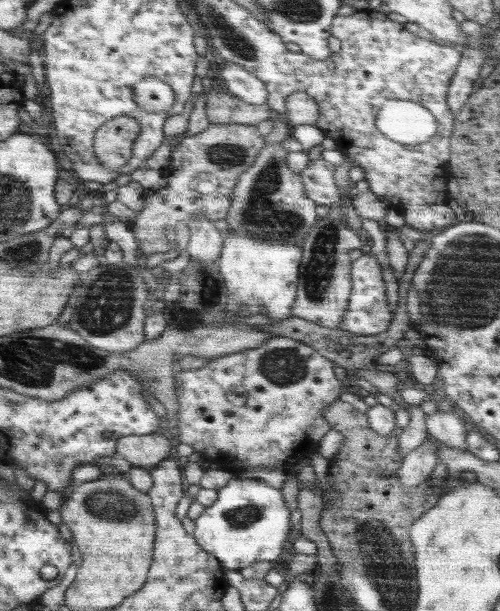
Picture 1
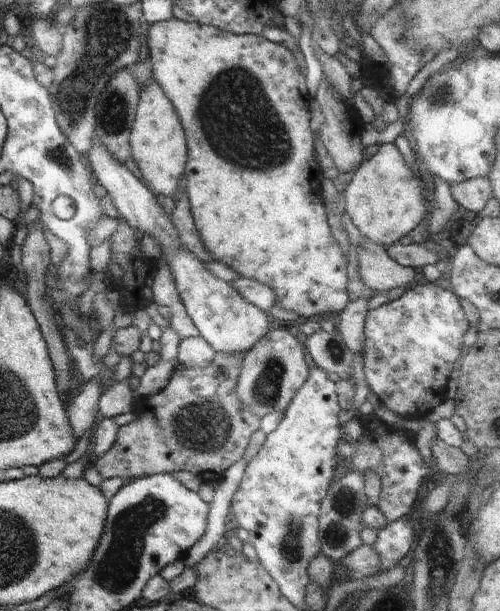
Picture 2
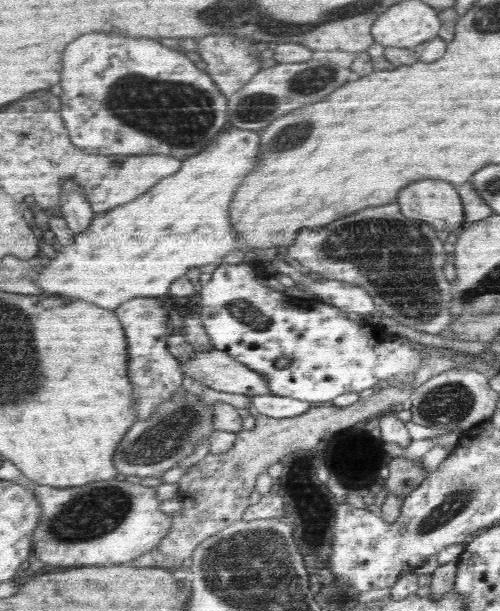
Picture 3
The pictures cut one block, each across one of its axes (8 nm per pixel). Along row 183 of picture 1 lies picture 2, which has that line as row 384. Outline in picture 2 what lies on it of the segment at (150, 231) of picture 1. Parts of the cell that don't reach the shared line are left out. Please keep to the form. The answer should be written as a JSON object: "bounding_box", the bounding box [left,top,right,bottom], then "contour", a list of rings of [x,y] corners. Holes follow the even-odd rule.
{"bounding_box":[92,352,260,482],"contour":[[[217,352],[206,368],[175,367],[167,385],[148,398],[140,398],[134,403],[134,420],[118,428],[117,437],[108,454],[93,462],[92,468],[100,473],[103,480],[118,476],[130,481],[145,476],[188,470],[206,482],[220,482],[232,464],[240,462],[250,436],[259,429],[260,419],[256,418],[238,398],[238,378],[245,354],[222,354]]]}

